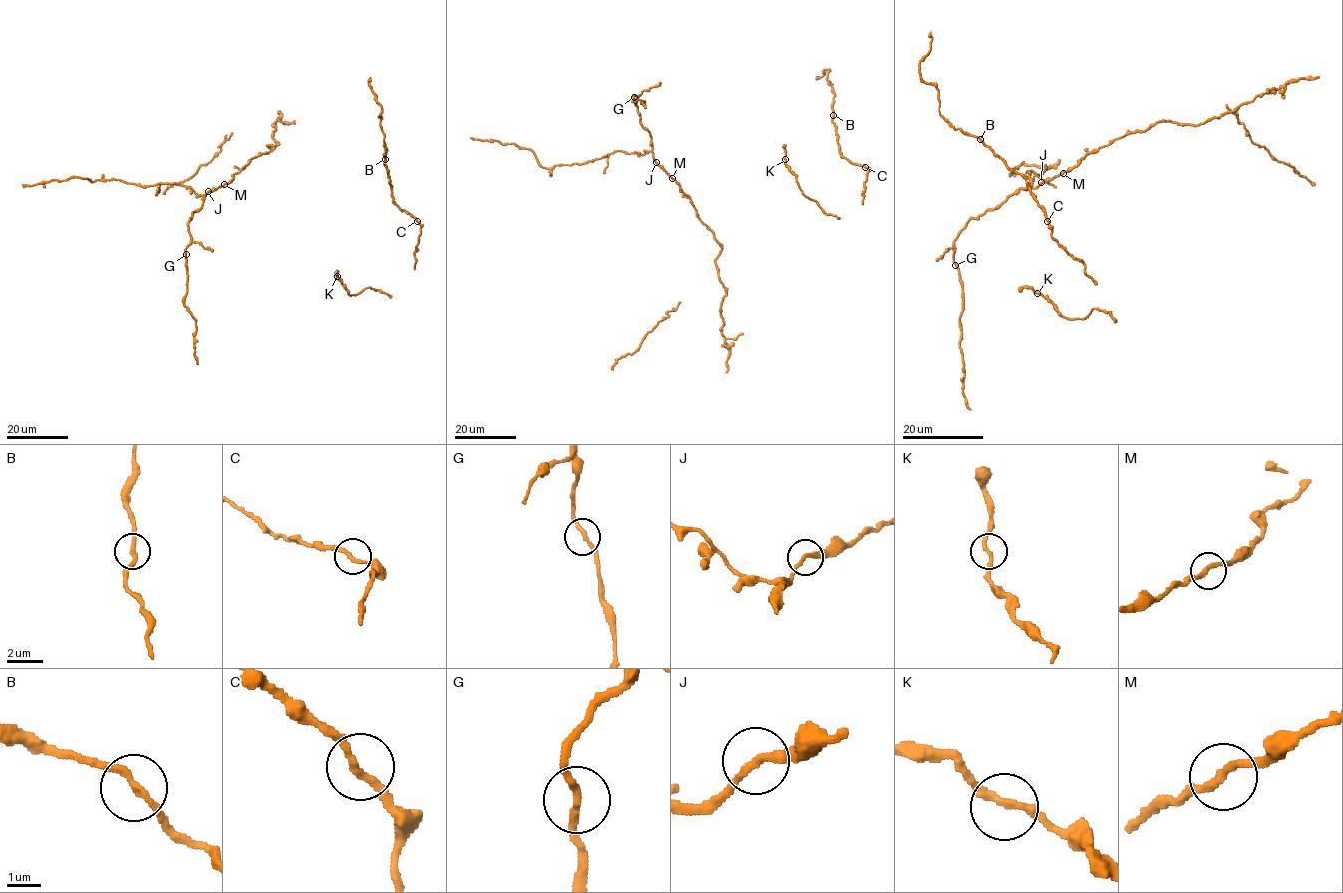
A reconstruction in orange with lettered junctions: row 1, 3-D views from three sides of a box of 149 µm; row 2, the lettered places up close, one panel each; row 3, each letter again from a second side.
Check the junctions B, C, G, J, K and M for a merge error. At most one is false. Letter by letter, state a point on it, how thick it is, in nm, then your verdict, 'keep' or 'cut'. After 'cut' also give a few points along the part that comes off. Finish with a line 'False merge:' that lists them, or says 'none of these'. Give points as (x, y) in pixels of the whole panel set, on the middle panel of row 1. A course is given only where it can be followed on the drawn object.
B: place (833, 115); calibre 200 nm; keep
C: place (865, 167); calibre 200 nm; keep
G: place (634, 97); calibre 200 nm; keep
J: place (656, 162); calibre 200 nm; keep
K: place (785, 159); calibre 220 nm; keep
M: place (672, 178); calibre 220 nm; keep
False merge: none of these

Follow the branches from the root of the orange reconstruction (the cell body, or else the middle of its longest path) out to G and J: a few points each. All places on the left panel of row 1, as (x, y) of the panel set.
G: (223, 184), (204, 196), (202, 206), (189, 218), (188, 230), (191, 237), (186, 254)
J: (223, 184), (208, 191)

